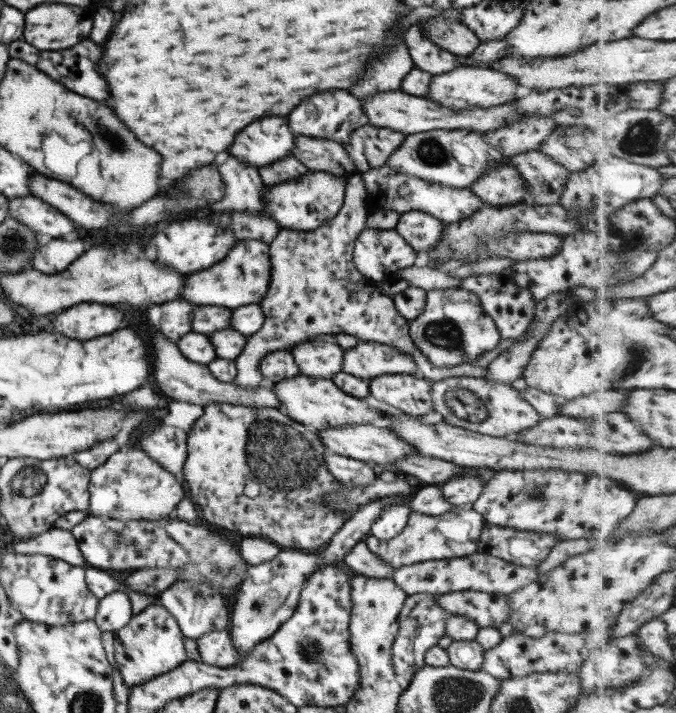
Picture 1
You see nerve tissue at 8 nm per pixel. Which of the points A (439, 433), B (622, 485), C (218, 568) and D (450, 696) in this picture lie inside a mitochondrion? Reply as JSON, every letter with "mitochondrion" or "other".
{"A":"other","B":"other","C":"mitochondrion","D":"mitochondrion"}

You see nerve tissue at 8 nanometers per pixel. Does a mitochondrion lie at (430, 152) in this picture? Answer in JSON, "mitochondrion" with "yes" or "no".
{"mitochondrion":"yes"}

